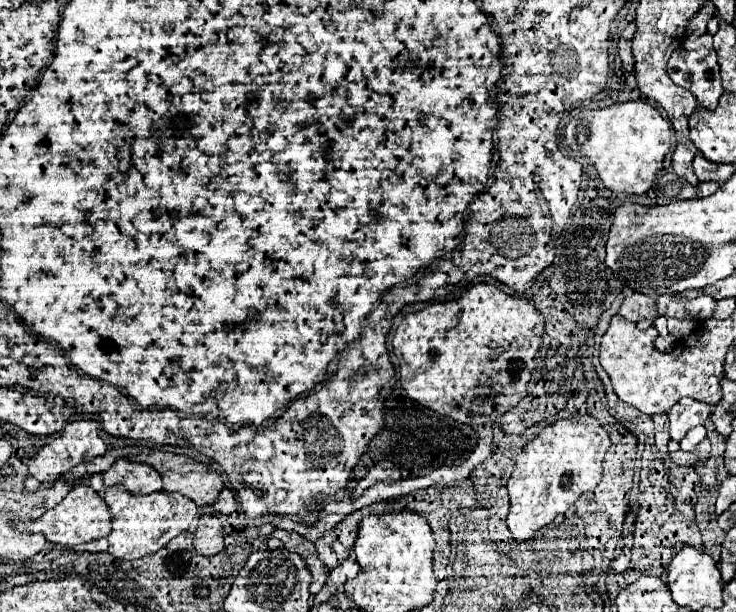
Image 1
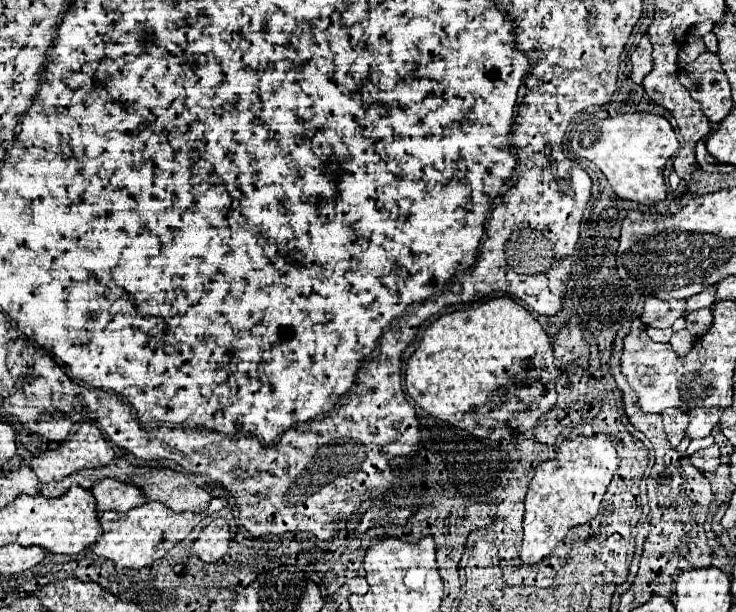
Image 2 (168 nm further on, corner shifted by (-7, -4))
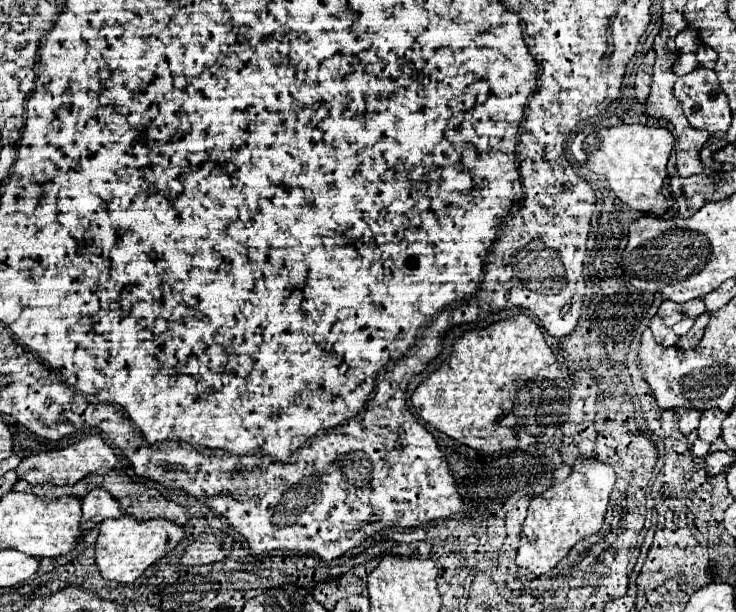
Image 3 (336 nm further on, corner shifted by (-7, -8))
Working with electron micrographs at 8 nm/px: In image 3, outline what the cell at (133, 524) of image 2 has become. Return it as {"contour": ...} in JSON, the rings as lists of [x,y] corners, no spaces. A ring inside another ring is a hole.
{"contour":[[[130,515],[118,519],[108,519],[100,525],[100,535],[96,539],[96,567],[108,581],[134,583],[152,563],[172,551],[184,539],[184,529],[180,525],[168,523],[166,519],[150,519],[138,523]]]}

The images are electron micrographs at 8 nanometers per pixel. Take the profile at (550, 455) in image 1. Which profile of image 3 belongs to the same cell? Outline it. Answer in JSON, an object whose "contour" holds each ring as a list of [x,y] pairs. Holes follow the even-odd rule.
{"contour":[[[580,459],[566,481],[534,497],[522,523],[516,565],[530,569],[536,577],[540,577],[554,569],[578,541],[598,533],[608,509],[614,481],[616,473],[612,465],[600,463],[598,459]]]}

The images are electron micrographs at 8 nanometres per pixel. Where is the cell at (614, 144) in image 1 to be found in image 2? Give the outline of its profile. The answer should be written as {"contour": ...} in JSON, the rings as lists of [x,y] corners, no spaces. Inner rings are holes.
{"contour":[[[626,113],[606,119],[588,119],[574,131],[572,149],[576,157],[592,161],[606,175],[618,197],[644,205],[666,199],[662,171],[666,161],[678,149],[678,139],[672,125],[662,115]]]}

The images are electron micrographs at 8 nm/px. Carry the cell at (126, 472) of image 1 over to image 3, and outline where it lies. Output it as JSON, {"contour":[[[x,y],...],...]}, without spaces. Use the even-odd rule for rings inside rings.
{"contour":[[[96,487],[82,499],[80,529],[88,531],[94,525],[98,525],[110,517],[120,517],[120,515],[122,515],[122,511],[120,511],[120,505],[116,503],[116,499],[112,499],[112,495],[108,495],[108,491]]]}

